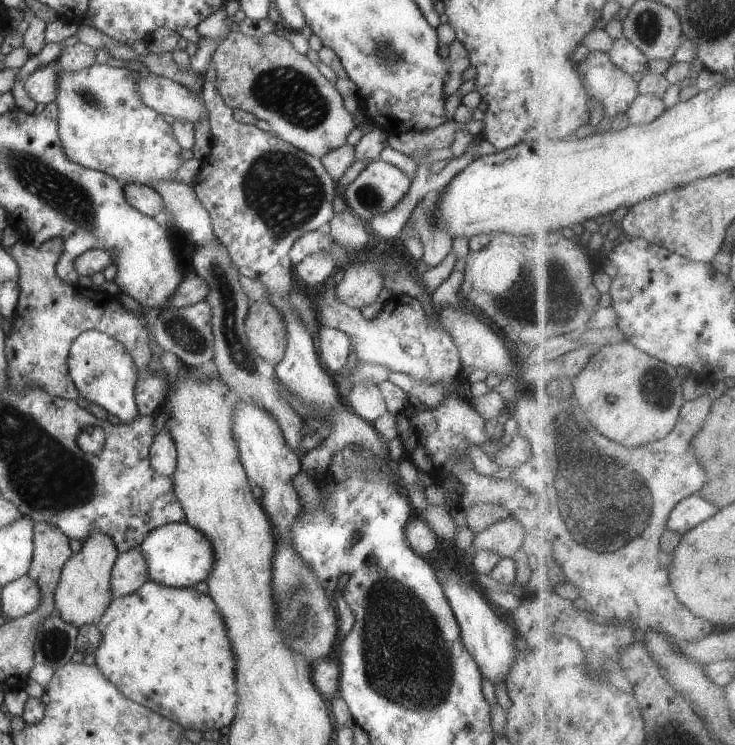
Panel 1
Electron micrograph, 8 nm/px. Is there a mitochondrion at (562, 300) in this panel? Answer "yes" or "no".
yes

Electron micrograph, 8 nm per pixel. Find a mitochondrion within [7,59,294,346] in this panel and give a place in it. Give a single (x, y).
(90, 98)

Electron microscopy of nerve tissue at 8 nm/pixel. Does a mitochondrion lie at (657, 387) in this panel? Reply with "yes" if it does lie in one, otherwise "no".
yes

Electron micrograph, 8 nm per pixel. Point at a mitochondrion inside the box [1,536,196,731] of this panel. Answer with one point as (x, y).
(54, 644)

